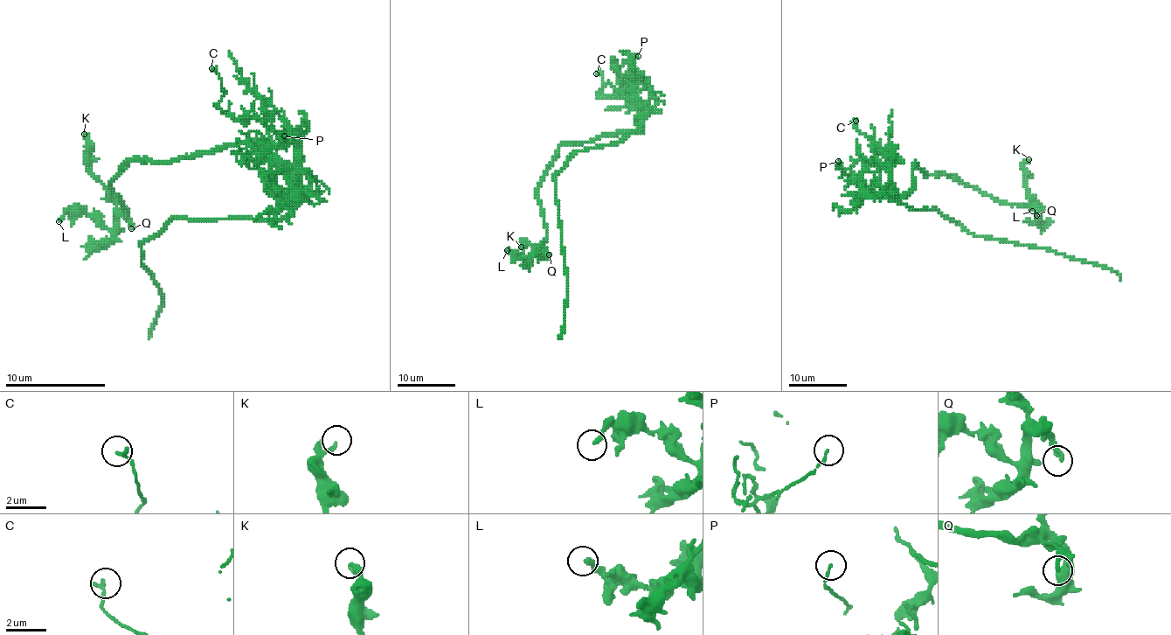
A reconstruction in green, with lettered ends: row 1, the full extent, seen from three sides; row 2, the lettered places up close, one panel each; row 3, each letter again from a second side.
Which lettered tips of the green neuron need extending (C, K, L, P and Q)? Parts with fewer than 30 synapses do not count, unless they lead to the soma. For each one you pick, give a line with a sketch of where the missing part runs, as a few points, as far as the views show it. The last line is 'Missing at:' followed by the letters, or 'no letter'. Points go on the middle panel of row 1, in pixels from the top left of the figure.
Missing at: no letter

